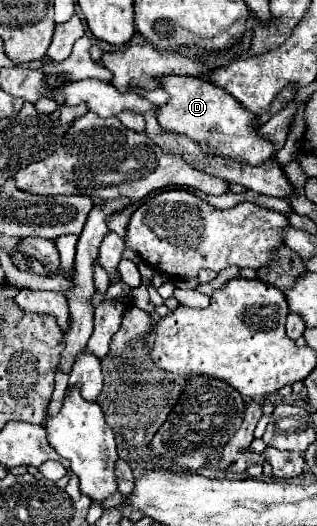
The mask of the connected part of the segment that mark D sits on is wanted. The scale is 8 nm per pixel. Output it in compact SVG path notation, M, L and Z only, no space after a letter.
M160 76L158 84L168 92L168 102L162 104L158 112L158 124L164 132L182 134L194 140L208 156L224 156L248 164L260 164L272 158L272 144L256 136L256 128L252 126L256 116L224 88L192 76Z

